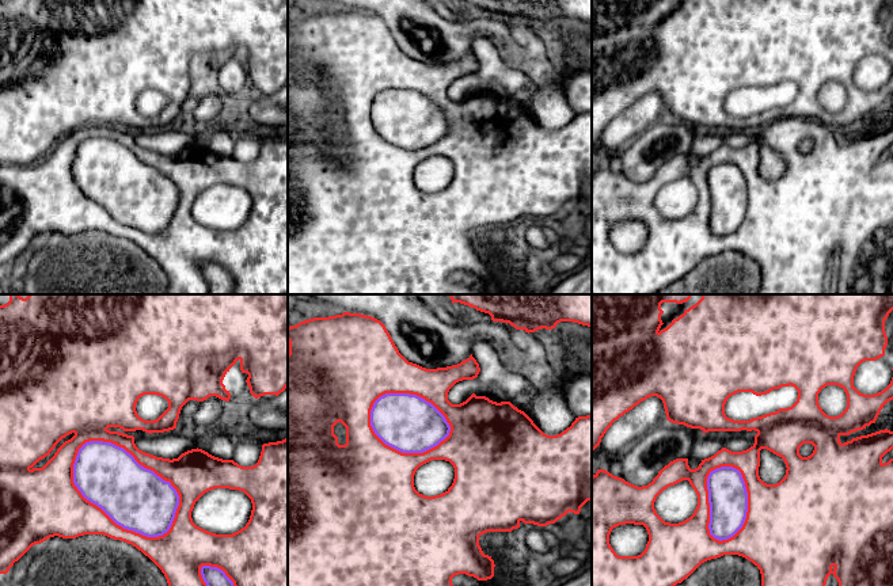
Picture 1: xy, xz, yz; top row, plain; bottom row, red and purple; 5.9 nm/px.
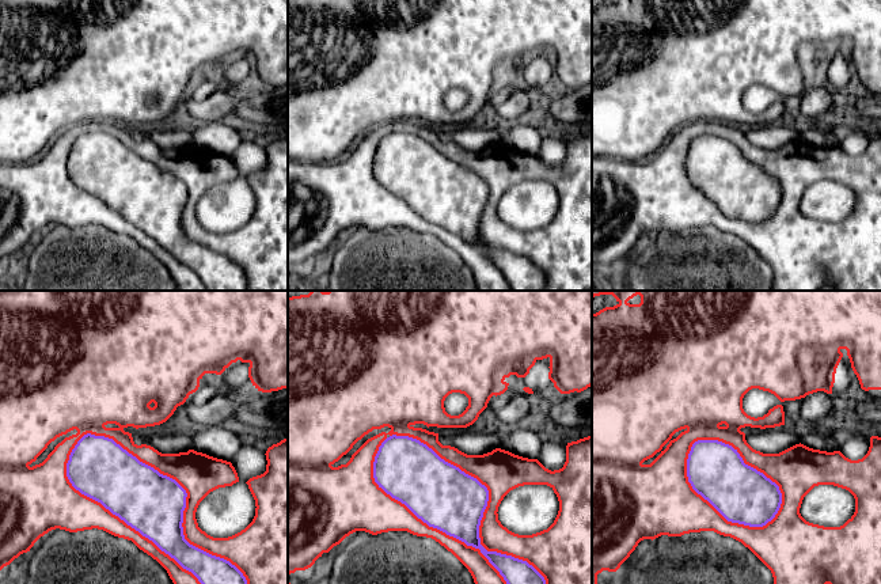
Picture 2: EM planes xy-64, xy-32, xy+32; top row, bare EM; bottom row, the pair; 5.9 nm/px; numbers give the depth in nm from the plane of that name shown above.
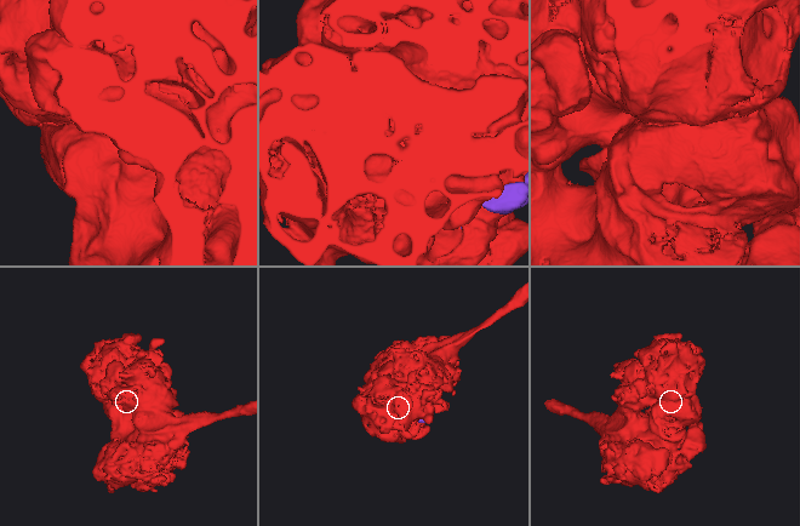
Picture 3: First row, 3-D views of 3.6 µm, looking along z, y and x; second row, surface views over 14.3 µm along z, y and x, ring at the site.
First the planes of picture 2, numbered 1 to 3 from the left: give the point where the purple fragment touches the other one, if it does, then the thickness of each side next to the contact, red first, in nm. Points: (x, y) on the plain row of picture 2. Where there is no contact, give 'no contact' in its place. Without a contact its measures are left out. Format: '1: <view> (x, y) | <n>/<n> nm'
1: xy-64 (186, 194) | 240/360 nm
2: xy-32 (486, 203) | 260/380 nm
3: xy+32 (754, 163) | 280/340 nm

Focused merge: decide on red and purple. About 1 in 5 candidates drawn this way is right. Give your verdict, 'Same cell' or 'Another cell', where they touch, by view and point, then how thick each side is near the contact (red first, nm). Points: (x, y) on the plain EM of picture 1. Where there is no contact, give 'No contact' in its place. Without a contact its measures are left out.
Same cell. Touches red at xy (102, 206). Thickness 320 nm (red) against 380 nm

